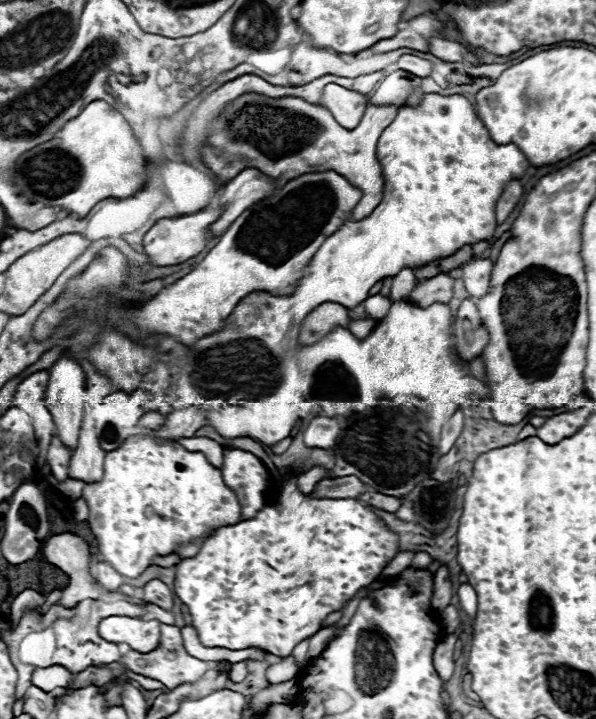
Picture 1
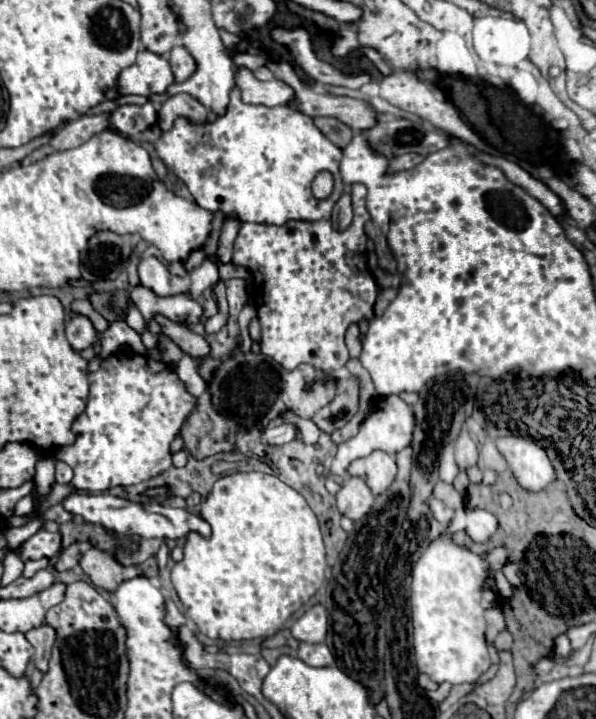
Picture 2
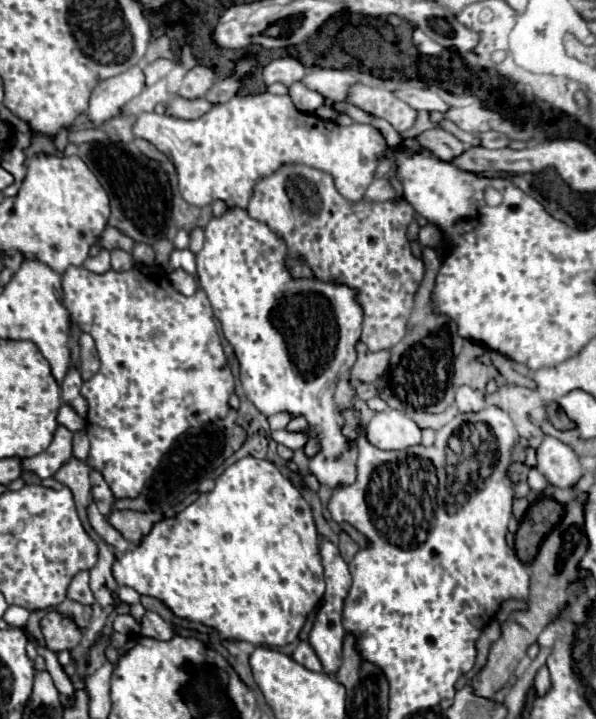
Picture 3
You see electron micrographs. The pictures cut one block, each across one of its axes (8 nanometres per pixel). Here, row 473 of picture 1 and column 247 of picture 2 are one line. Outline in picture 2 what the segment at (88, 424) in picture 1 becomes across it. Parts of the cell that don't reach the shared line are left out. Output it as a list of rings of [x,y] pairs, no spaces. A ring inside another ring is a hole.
[[[236,68],[236,88],[242,92],[242,100],[248,104],[282,106],[292,100],[292,88],[282,80],[260,82],[248,68]]]

